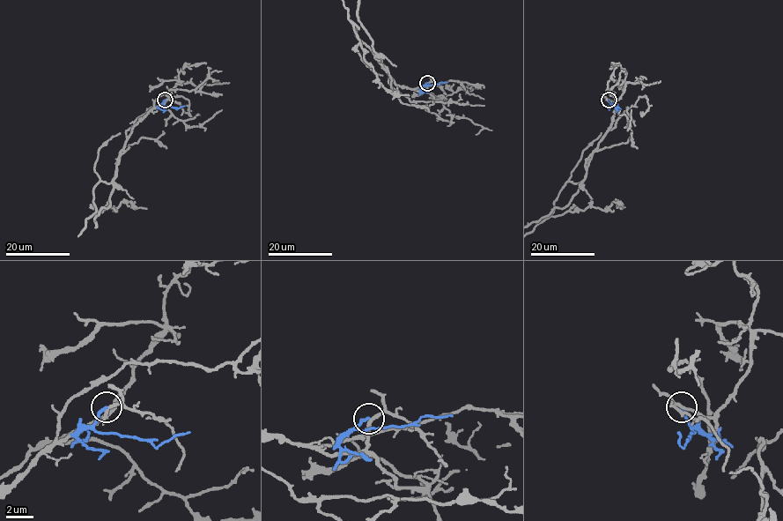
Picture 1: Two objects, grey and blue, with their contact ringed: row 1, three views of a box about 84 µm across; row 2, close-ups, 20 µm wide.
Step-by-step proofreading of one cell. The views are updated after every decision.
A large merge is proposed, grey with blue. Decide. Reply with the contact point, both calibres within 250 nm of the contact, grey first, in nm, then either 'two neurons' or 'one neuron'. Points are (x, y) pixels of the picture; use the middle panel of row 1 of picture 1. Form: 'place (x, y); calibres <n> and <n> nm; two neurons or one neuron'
place (427, 83); calibres 220 and 240 nm; two neurons

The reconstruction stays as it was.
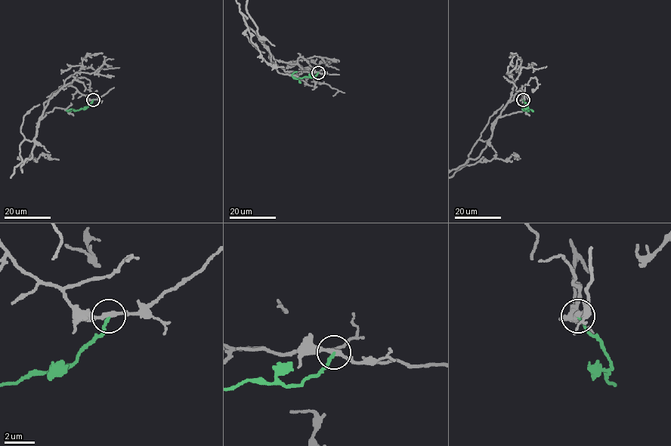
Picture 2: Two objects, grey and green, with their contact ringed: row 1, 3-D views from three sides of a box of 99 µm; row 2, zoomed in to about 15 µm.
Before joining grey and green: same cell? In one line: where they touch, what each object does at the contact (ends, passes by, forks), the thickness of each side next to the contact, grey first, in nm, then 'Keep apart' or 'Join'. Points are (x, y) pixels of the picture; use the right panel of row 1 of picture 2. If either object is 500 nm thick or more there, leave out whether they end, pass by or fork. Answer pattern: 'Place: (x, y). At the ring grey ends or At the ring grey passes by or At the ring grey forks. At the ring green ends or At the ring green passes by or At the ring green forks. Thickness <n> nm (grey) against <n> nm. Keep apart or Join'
Place: (523, 99). At the ring grey passes by. At the ring green ends. Thickness 280 nm (grey) against 170 nm. Keep apart

